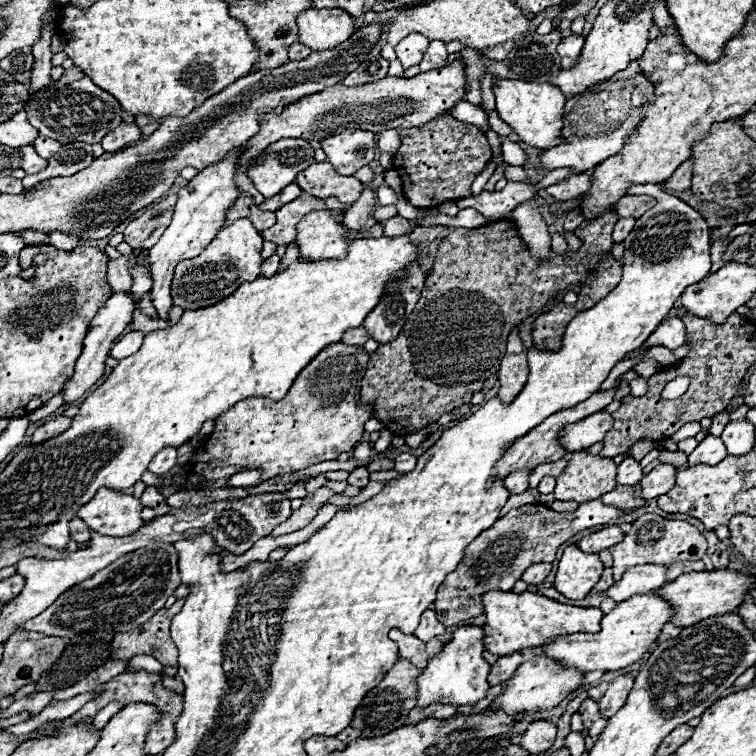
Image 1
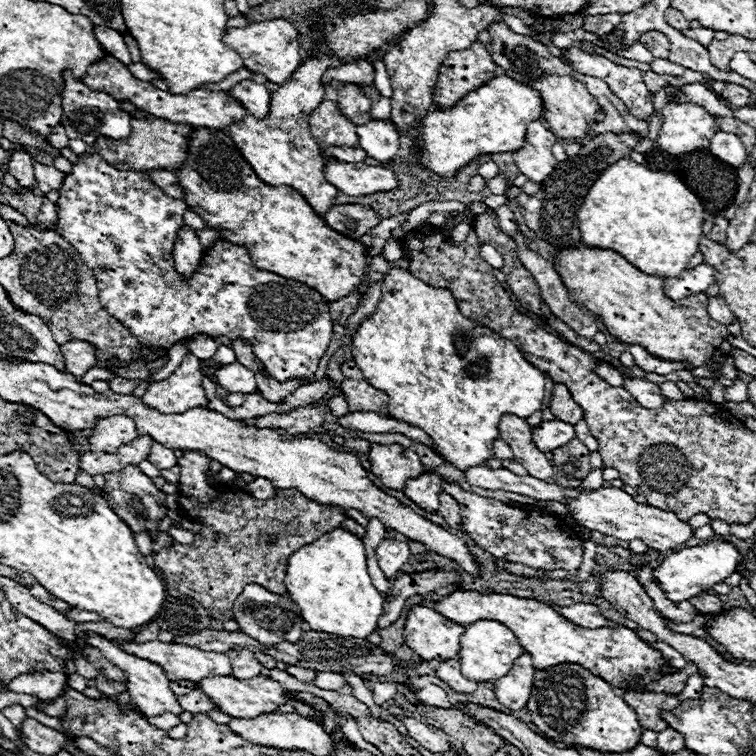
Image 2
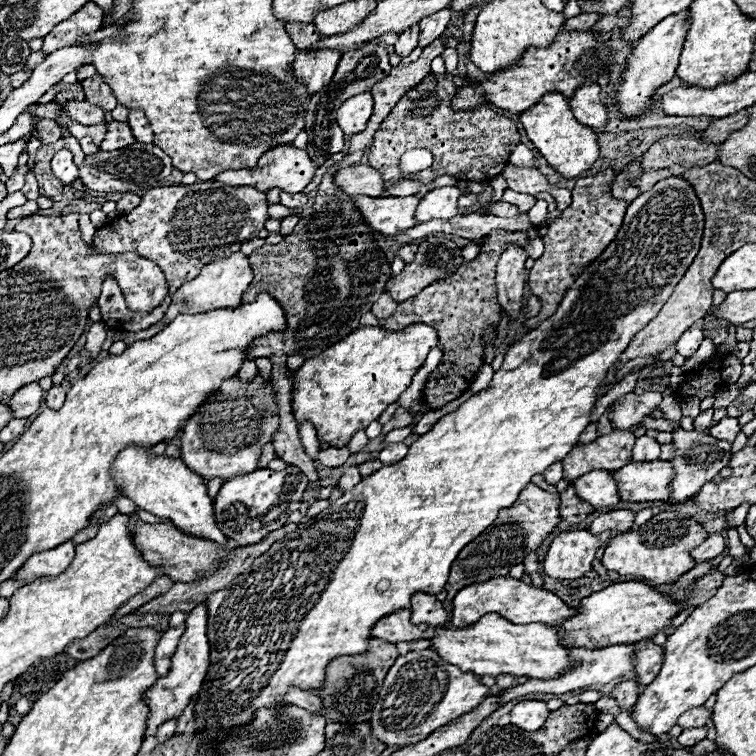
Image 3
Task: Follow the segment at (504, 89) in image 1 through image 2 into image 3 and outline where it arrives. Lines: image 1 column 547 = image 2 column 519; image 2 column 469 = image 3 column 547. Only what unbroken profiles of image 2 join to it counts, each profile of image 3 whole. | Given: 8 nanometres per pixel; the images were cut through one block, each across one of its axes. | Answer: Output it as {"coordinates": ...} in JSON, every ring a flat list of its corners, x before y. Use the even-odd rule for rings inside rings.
{"coordinates":[[558,92,546,94,536,106,524,110,520,114,520,122,522,122,528,138,532,140,532,144,544,156,544,160,564,178,580,176,582,172,592,168,600,156,596,132,588,130,588,126,580,126,580,122,574,118,574,114,568,106,568,100]]}

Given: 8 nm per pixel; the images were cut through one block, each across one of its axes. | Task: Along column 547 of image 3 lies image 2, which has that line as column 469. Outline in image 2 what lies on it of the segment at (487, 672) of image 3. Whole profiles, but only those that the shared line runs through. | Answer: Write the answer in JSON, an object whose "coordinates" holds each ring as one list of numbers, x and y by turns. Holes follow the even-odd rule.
{"coordinates":[[478,620,466,626,466,632,460,640,460,670,466,678,474,682,488,682,506,676,516,662,516,658,524,654,524,648,518,644,518,638,510,628,496,620]]}

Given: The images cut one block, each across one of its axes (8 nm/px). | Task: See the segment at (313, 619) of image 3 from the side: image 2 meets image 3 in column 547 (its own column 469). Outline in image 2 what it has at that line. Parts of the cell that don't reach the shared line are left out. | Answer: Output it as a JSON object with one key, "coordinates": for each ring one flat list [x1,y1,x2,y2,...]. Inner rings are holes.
{"coordinates":[[392,268,386,274,376,314,370,316,352,338,352,356,366,382,388,394,388,414,424,430,434,438,432,442,438,454,458,470,468,470,494,458,492,448,498,438,500,418,504,414,528,418,540,410,544,398,542,372,532,366,510,340,464,318,448,290,432,288,402,268]]}

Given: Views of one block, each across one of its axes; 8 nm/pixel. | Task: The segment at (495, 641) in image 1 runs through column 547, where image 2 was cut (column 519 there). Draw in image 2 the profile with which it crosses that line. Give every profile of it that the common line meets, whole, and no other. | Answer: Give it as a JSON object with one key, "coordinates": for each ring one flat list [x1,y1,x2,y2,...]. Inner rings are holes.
{"coordinates":[[454,590,434,602,434,608,448,620,454,620,462,626,472,624,476,620,496,620,510,628,522,648,532,656,534,668,548,668,556,664,580,664,590,674,604,678,612,686,618,688,642,688,644,684,662,676,658,672,666,662,658,650,650,648,644,640,640,640,630,628,582,628,548,604,532,600,532,598,518,598,512,594,482,594,474,590]]}

